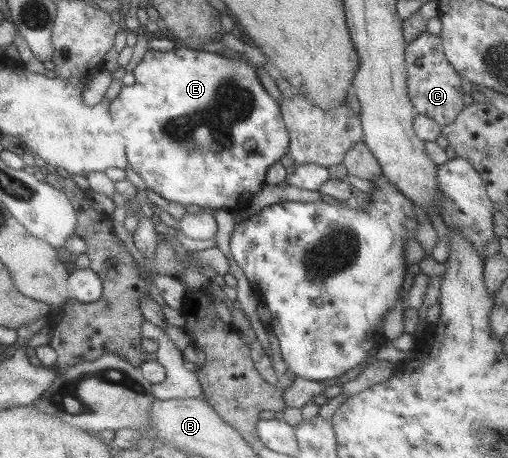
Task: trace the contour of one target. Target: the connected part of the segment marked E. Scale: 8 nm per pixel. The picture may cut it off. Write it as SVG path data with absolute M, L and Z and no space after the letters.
M178 46L166 52L155 50L146 50L141 61L132 69L134 84L123 85L120 93L109 102L108 112L115 130L124 139L124 153L128 166L133 172L142 178L146 187L154 193L168 201L186 204L198 205L202 209L210 207L212 209L231 209L241 210L248 204L248 199L260 191L260 187L265 183L266 170L279 161L279 159L288 152L289 135L278 107L278 103L272 96L262 88L261 82L256 75L256 70L252 64L246 64L244 55L238 59L226 59L216 52L206 52L204 50L194 50L190 47Z

